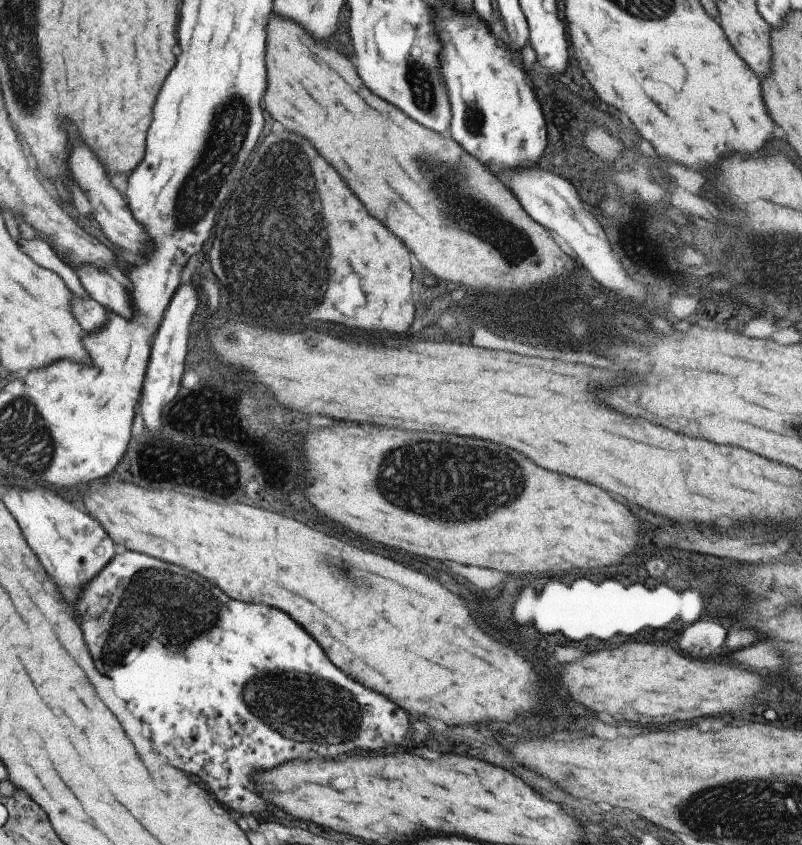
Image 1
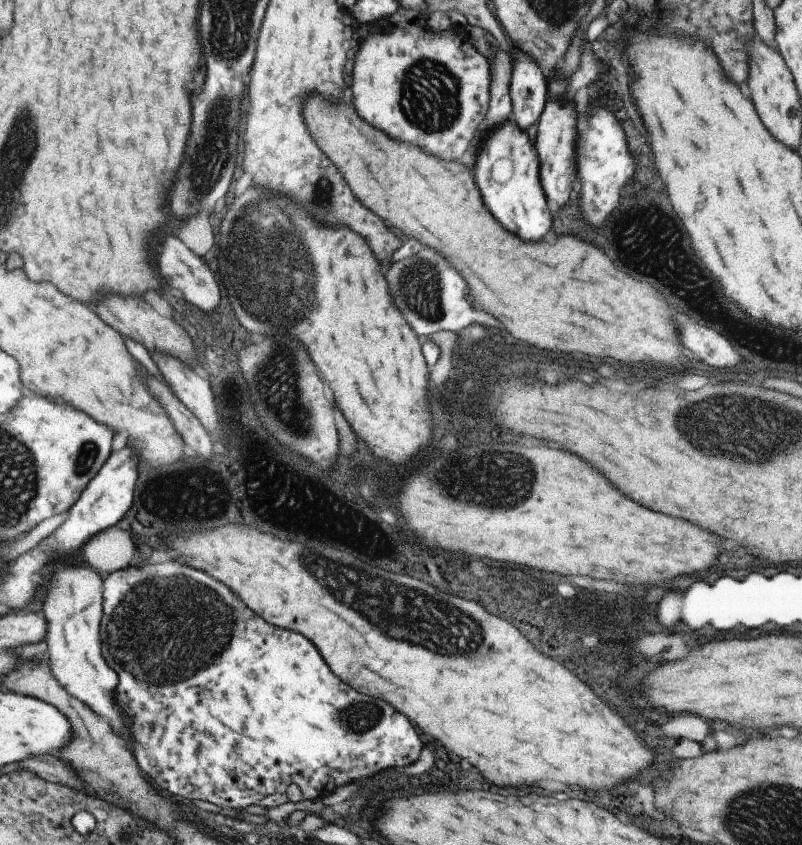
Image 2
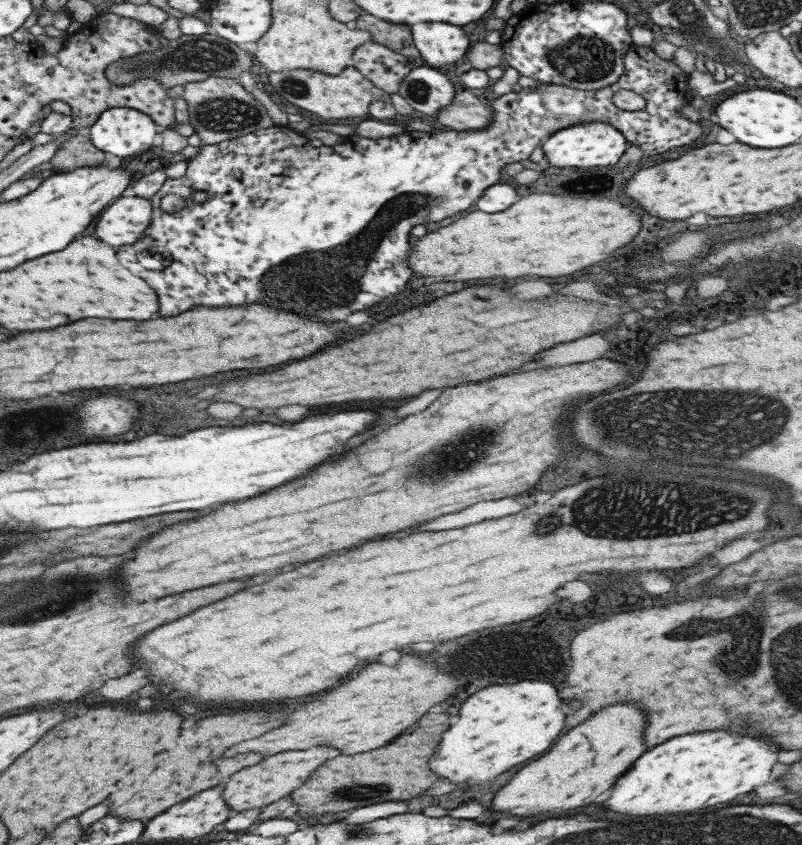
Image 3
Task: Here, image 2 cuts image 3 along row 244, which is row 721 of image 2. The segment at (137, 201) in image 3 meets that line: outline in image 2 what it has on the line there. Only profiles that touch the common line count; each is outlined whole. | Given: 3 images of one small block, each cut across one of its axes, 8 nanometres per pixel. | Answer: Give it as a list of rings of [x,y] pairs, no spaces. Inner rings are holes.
[[[67,566],[57,570],[49,578],[47,594],[43,600],[43,616],[47,620],[45,642],[47,642],[47,658],[51,672],[63,688],[87,704],[91,710],[99,712],[123,740],[129,744],[129,732],[121,726],[119,710],[113,704],[113,686],[117,684],[115,674],[103,662],[99,652],[99,626],[102,616],[102,579],[95,569],[83,566]]]

